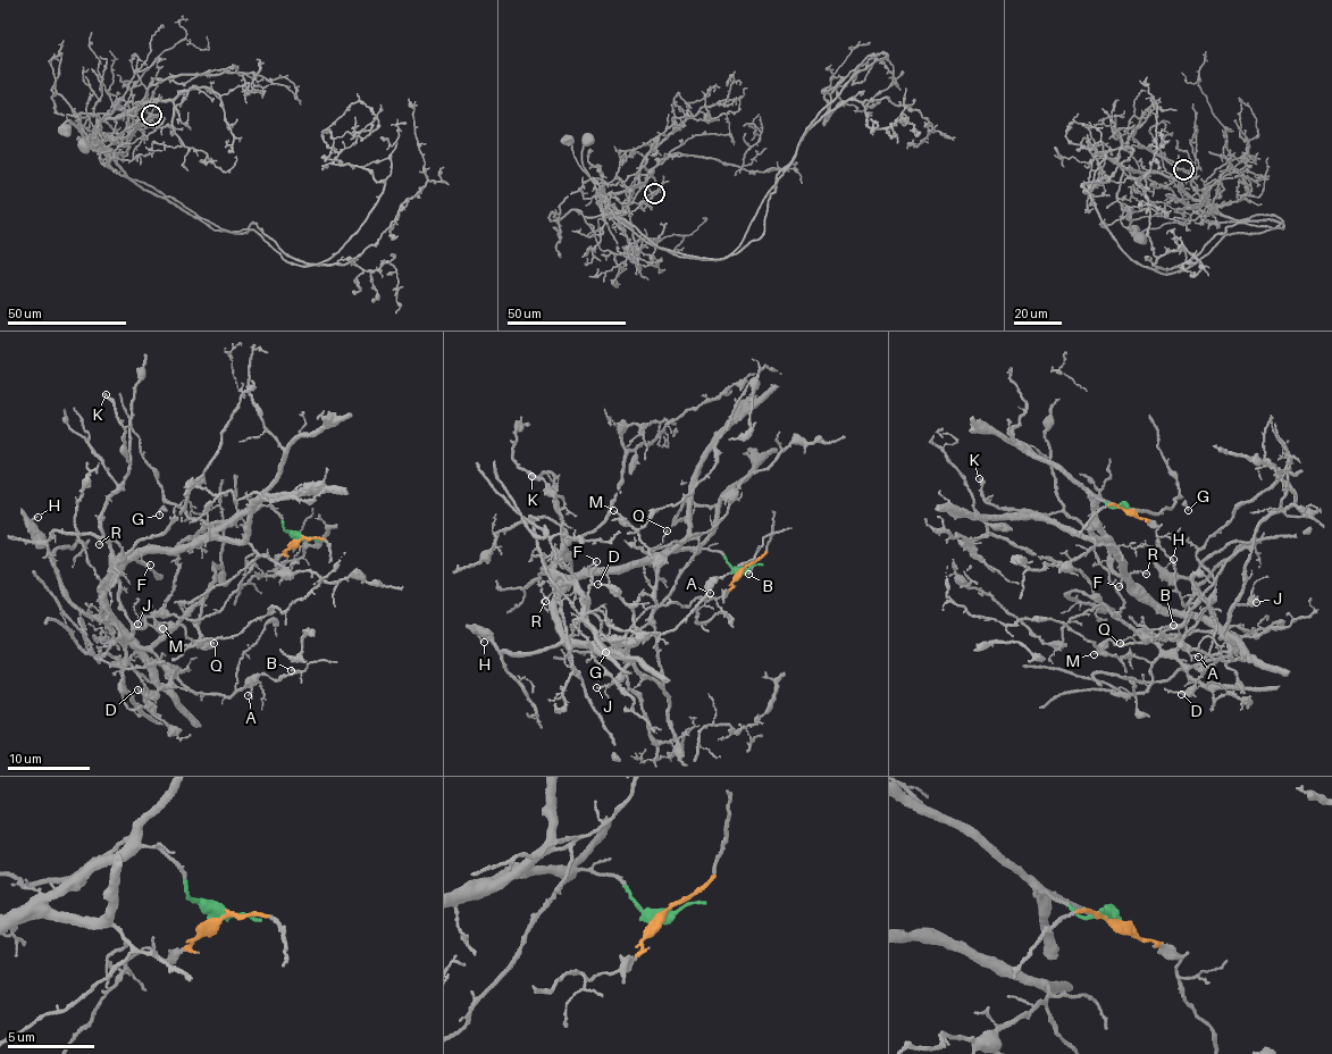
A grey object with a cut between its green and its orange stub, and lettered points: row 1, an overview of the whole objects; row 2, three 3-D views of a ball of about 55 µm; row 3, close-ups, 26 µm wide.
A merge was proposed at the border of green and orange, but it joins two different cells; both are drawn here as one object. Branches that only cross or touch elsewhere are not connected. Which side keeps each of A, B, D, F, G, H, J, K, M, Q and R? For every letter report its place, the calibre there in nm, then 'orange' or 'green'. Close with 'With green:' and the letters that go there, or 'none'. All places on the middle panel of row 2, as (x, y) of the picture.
A: place (710, 593); calibre 80 nm; green
B: place (748, 574); calibre 120 nm; green
D: place (597, 584); calibre 130 nm; green
F: place (596, 561); calibre 120 nm; green
G: place (605, 652); calibre 140 nm; green
H: place (484, 642); calibre 120 nm; green
J: place (596, 687); calibre 160 nm; green
K: place (532, 476); calibre 300 nm; green
M: place (613, 510); calibre 150 nm; green
Q: place (667, 530); calibre 110 nm; green
R: place (545, 601); calibre 140 nm; green
With green: A, B, D, F, G, H, J, K, M, Q, R

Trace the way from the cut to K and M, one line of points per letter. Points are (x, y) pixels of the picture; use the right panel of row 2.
K: (1125, 508), (1091, 496), (1119, 575), (1131, 586), (1077, 520), (995, 507), (979, 478)
M: (1125, 508), (1091, 496), (1120, 569), (1221, 636), (1248, 557), (1224, 566), (1188, 616), (1094, 653)

